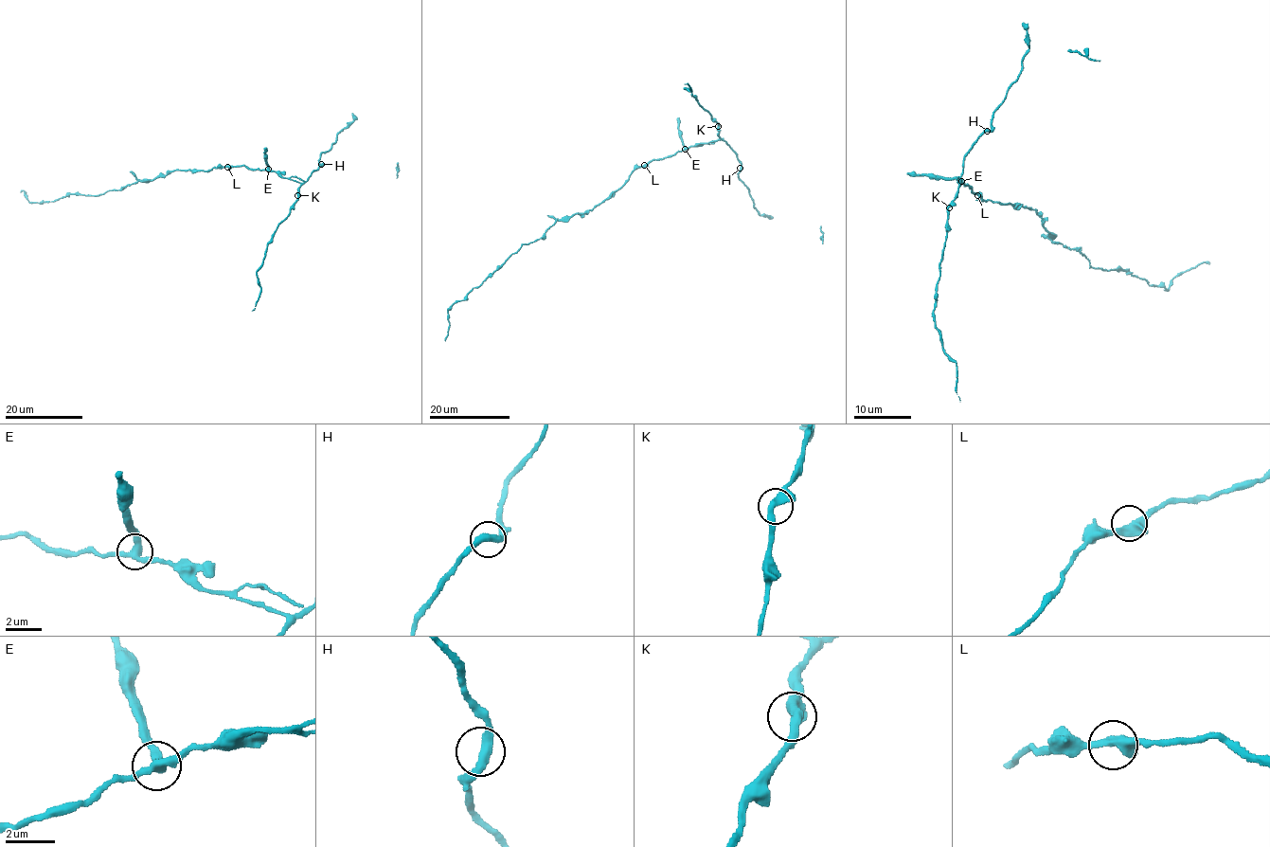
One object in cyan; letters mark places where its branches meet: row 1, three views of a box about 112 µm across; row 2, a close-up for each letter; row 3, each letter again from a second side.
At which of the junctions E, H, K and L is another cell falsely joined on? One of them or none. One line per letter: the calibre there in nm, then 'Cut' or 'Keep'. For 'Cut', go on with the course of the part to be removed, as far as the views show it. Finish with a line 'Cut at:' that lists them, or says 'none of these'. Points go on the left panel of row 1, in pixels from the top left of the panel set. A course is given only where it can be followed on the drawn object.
E: Thickness 320 nm. Cut
H: Thickness 380 nm. Keep
K: Thickness 320 nm. Keep
L: Thickness 460 nm. Keep
Cut at: E

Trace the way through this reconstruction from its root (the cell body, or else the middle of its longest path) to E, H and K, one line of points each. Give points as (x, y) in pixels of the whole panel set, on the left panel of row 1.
E: (227, 167), (267, 170)
H: (227, 167), (246, 166), (277, 171), (284, 178), (303, 183), (321, 164)
K: (227, 167), (246, 166), (277, 171), (284, 178), (301, 184), (297, 195)

